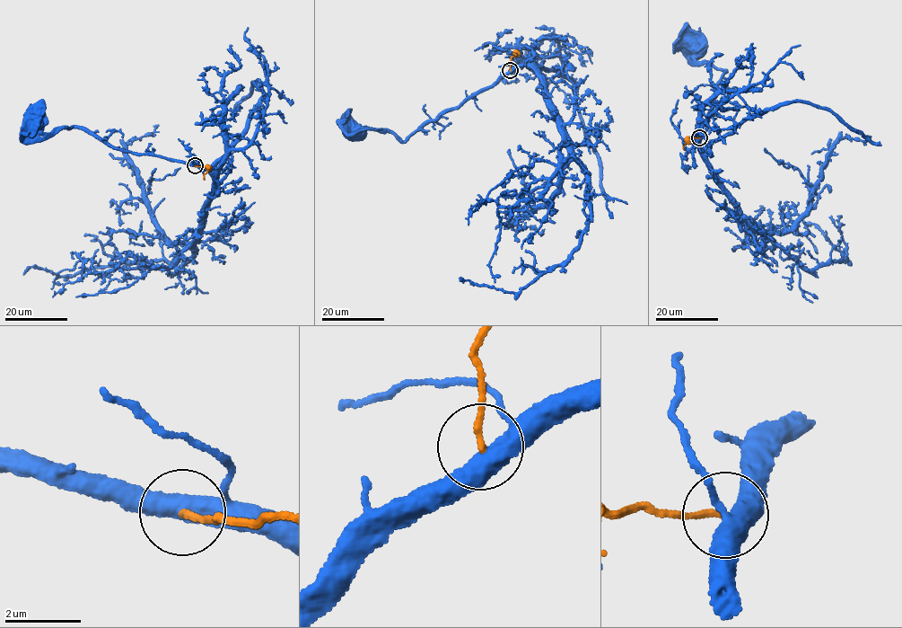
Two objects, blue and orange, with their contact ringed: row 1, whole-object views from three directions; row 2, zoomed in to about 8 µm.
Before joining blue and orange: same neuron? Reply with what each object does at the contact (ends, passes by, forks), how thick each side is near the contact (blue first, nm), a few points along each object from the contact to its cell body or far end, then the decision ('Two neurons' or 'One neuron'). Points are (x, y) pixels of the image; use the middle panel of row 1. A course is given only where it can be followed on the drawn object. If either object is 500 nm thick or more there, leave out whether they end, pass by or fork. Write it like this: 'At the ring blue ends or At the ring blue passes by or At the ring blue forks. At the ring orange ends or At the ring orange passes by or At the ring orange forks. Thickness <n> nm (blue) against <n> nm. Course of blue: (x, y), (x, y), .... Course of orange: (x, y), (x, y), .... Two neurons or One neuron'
Thickness 550 nm (blue) against 180 nm. Course of blue: (510, 70), (491, 85), (475, 92), (459, 105), (425, 123), (404, 141), (387, 129), (353, 128). Course of orange: (510, 69), (510, 60), (514, 53), (516, 56). Two neurons

